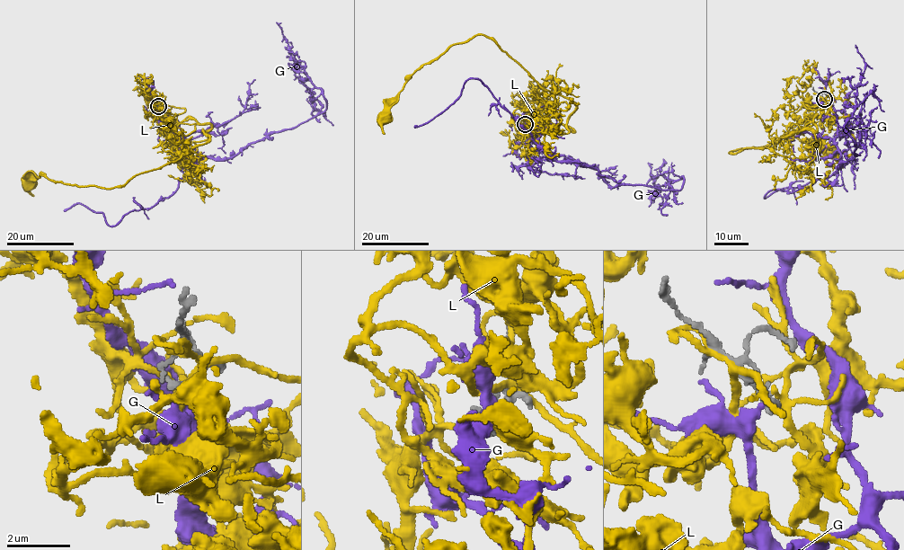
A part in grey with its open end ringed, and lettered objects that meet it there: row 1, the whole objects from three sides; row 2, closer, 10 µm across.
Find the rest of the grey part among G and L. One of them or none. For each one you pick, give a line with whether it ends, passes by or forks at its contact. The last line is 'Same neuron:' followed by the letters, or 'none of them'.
Same neuron: none of them

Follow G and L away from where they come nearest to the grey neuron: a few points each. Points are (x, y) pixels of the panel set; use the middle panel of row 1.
G: (526, 122), (530, 138), (556, 161), (580, 161), (622, 184), (682, 187), (683, 176), (653, 179), (648, 163)
L: (525, 124), (512, 116), (530, 108), (572, 132), (576, 104), (483, 35), (423, 65), (382, 117)

